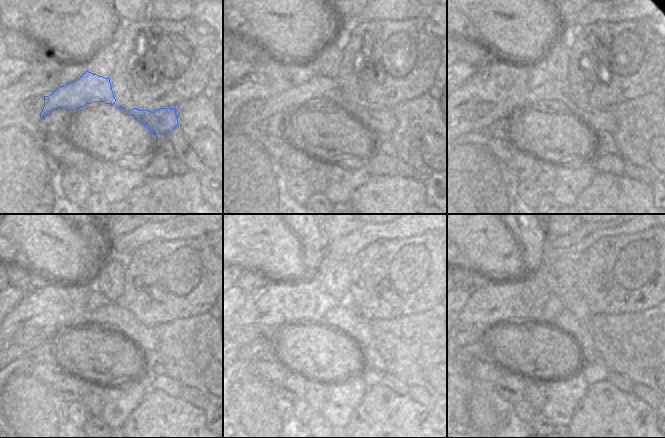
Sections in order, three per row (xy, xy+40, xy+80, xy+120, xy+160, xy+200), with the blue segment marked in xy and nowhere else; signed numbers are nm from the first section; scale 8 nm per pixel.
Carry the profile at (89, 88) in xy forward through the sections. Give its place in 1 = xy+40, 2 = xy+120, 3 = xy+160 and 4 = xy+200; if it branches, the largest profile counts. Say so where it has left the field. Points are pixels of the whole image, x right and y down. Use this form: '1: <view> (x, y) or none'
1: xy+40 (318, 89)
2: xy+120 (115, 316)
3: xy+160 (343, 317)
4: xy+200 (567, 322)

